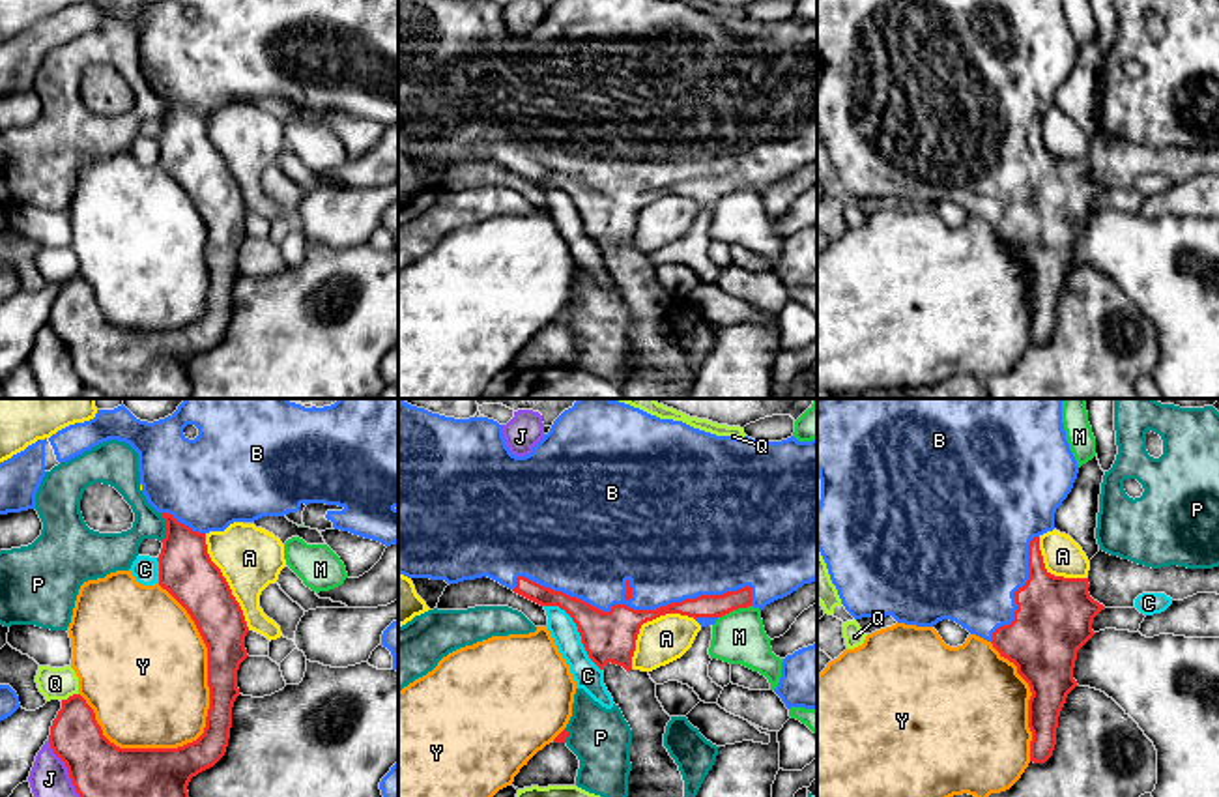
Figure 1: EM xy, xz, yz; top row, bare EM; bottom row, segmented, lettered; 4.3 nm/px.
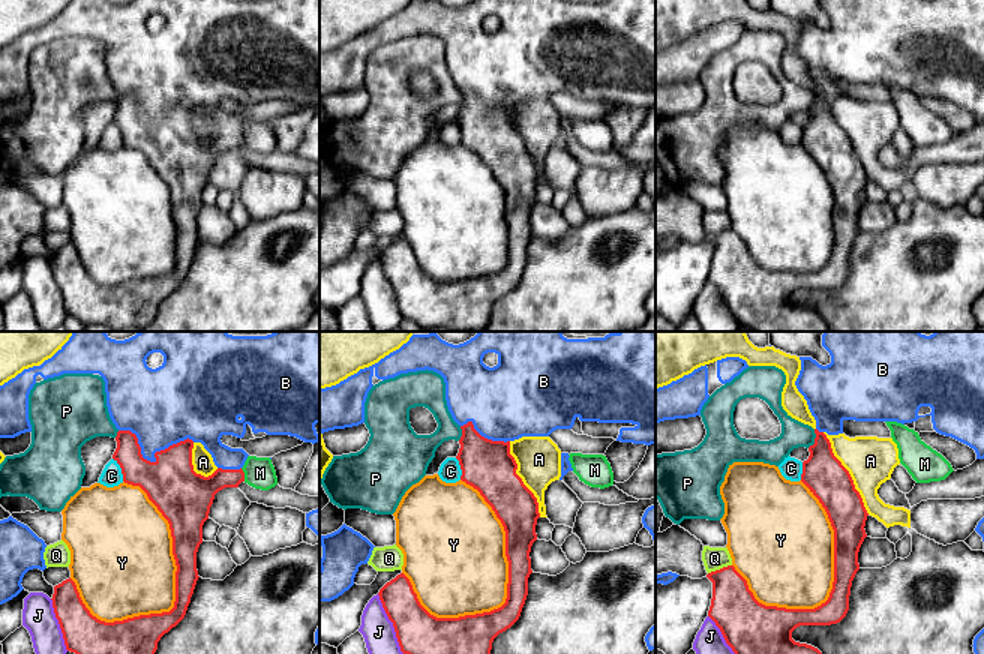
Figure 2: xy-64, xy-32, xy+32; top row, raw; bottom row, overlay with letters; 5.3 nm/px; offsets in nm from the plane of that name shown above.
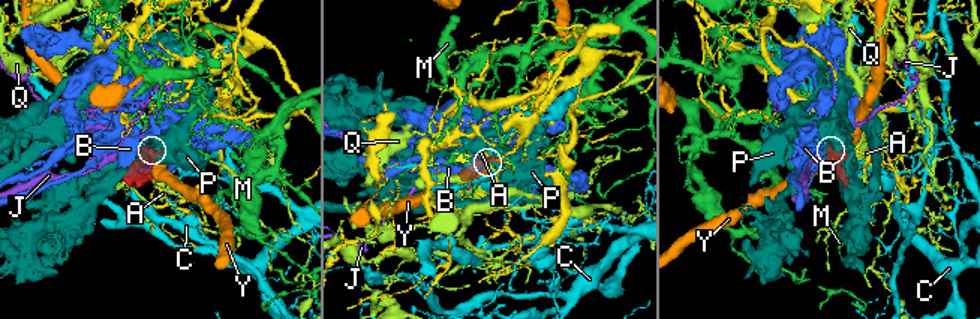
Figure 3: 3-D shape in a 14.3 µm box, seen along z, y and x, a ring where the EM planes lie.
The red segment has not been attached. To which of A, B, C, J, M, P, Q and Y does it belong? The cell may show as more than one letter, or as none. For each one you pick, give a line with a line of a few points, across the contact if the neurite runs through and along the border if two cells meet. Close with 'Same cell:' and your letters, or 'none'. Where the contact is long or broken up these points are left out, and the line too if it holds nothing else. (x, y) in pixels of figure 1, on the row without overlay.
Same cell: B

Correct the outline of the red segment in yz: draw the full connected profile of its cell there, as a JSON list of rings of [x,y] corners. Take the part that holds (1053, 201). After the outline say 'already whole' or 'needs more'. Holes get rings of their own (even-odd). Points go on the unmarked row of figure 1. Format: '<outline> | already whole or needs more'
[[[817,0],[817,52],[821,80],[817,86],[817,131],[841,185],[854,198],[886,198],[897,204],[933,208],[942,200],[955,202],[970,215],[993,225],[1000,238],[1017,247],[1017,254],[1030,268],[1028,309],[1032,312],[1030,342],[1045,344],[1056,326],[1058,297],[1068,275],[1079,268],[1073,260],[1077,232],[1096,215],[1094,198],[1105,191],[1088,174],[1088,159],[1054,157],[1045,150],[1040,118],[1054,110],[1054,94],[1068,79],[1079,54],[1077,41],[1066,21],[1062,0]]] | needs more

